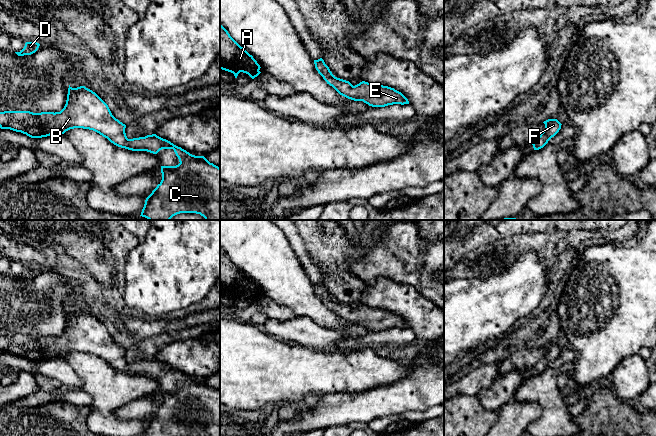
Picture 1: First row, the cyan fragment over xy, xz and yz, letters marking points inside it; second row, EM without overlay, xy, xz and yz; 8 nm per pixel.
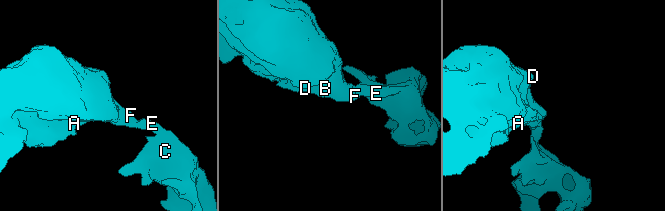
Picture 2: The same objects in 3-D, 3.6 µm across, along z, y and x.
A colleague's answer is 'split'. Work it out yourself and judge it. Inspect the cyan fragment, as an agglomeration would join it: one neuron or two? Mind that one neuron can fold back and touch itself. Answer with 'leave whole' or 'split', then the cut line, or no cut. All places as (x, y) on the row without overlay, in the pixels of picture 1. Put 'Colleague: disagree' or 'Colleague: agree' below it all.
leave whole; cut none
Colleague: disagree

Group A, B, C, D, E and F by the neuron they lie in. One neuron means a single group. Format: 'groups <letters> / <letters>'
groups A B C D E F

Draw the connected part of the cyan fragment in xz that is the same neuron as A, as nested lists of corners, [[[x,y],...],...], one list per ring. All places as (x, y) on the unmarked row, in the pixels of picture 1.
[[[220,249],[220,293],[233,297],[235,302],[243,296],[254,303],[261,297],[260,292],[253,280]]]

